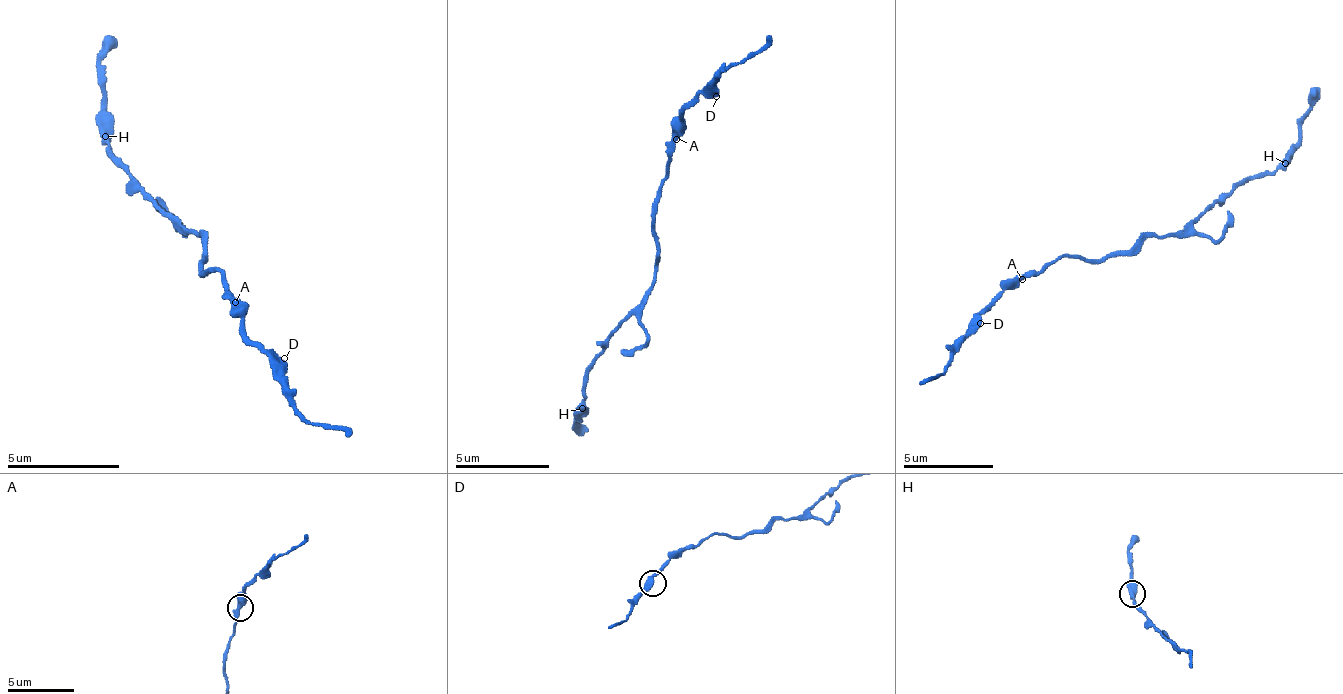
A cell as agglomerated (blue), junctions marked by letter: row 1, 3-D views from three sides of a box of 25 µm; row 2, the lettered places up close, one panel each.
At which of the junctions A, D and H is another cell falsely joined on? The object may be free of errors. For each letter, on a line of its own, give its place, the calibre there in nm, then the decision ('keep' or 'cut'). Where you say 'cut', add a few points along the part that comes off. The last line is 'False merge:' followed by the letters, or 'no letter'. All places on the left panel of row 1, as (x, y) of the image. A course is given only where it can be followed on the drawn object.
A: at (235, 302); 400 nm thick; keep
D: at (284, 358); 360 nm thick; keep
H: at (105, 136); 360 nm thick; keep
False merge: no letter

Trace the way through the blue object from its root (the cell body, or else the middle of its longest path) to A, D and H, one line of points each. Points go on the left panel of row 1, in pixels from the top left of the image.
A: (202, 260), (207, 273), (213, 268), (220, 275), (235, 302)
D: (202, 260), (207, 273), (213, 268), (220, 276), (243, 328), (268, 353), (284, 358)
H: (202, 260), (198, 232), (179, 229), (117, 166), (109, 157), (107, 137)

